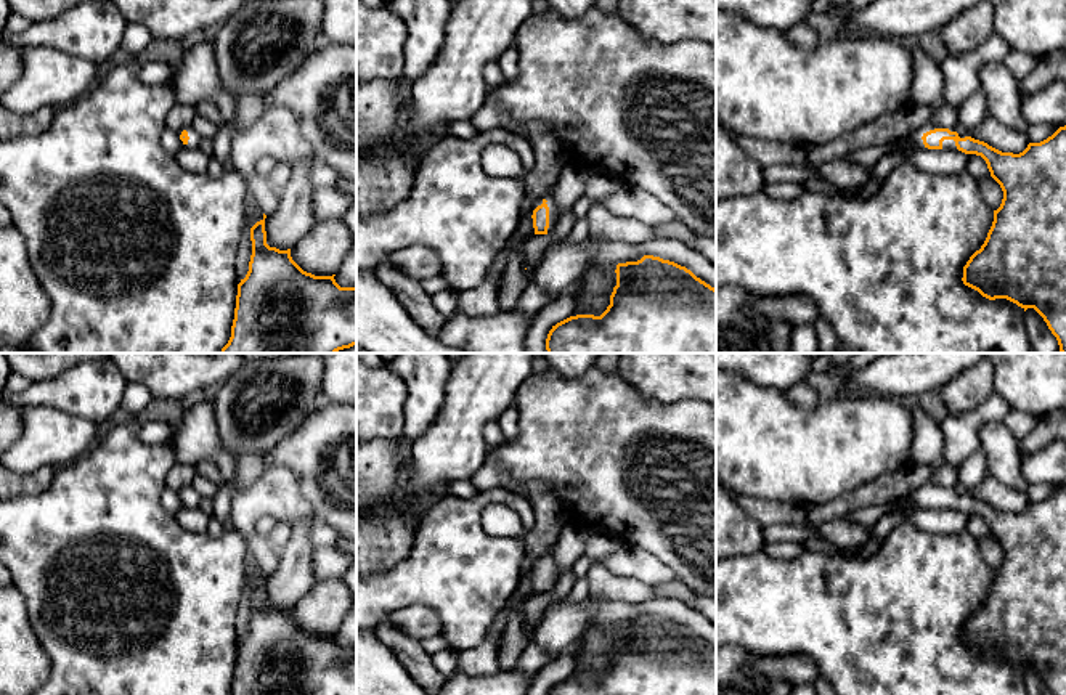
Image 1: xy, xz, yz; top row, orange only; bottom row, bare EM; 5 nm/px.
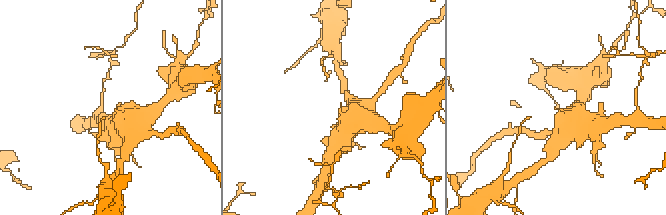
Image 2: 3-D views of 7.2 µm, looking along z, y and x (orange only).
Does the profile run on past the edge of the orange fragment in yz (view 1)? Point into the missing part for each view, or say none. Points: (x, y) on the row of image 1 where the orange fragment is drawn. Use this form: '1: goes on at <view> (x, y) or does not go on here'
1: goes on at yz (915, 137)

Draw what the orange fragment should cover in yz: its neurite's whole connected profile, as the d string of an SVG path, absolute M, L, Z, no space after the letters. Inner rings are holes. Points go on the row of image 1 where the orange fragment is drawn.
M931 124L912 132L905 140L918 149L958 149L986 161L991 177L1003 191L1003 199L1000 207L994 210L994 222L984 244L963 266L962 281L989 300L1007 299L1024 311L1034 308L1056 337L1060 352L1066 353L1066 125L1040 143L1029 143L1019 154L1002 152L970 135L958 135L955 128Z

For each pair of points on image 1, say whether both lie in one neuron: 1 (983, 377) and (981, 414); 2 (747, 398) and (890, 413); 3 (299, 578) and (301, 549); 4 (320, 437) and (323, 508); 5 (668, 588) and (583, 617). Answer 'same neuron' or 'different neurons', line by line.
1: different neurons
2: same neuron
3: same neuron
4: same neuron
5: different neurons

